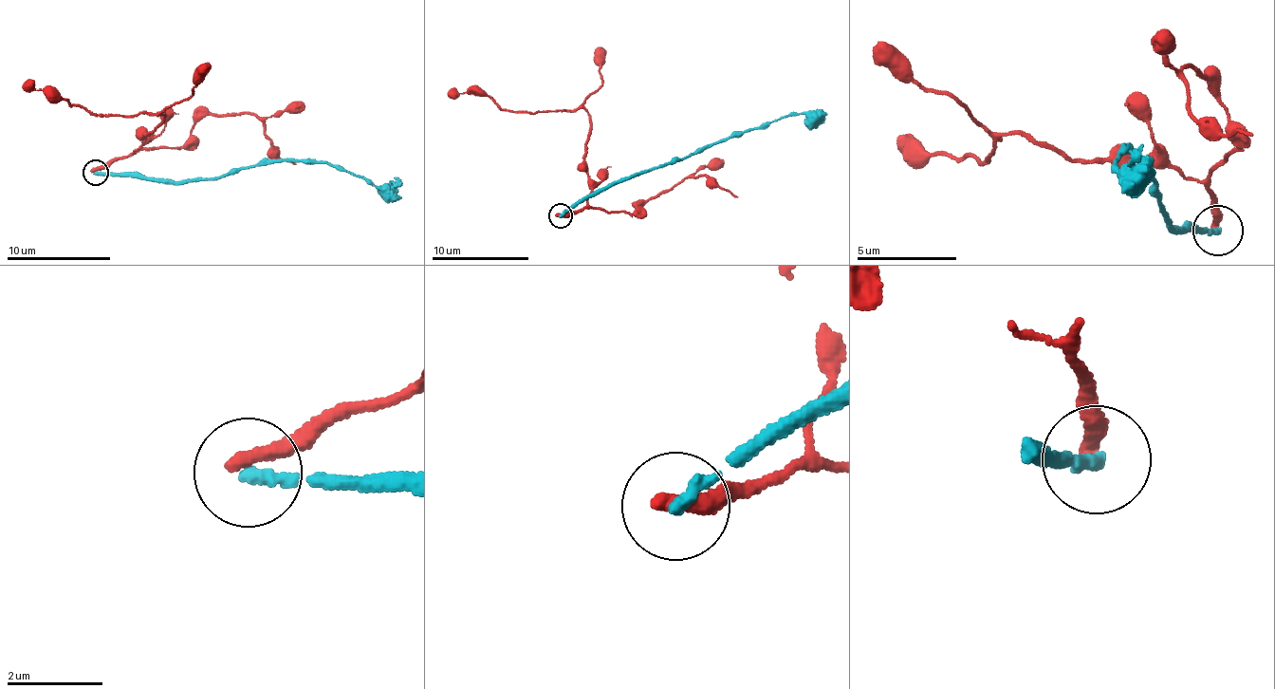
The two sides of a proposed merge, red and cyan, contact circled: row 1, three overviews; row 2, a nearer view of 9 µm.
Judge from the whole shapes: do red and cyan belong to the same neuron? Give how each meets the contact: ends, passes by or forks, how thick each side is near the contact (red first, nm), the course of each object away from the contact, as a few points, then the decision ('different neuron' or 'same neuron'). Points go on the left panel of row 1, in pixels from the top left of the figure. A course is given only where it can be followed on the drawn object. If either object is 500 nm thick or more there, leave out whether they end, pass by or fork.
red ends; cyan ends; calibres 380 and 280 nm; course red (94, 170), (136, 150), (144, 134), (164, 115), (88, 114), (61, 96), (23, 83); course cyan (94, 173), (173, 181), (212, 180), (267, 163), (302, 159), (340, 166), (368, 178), (376, 186), (401, 183); different neuron

